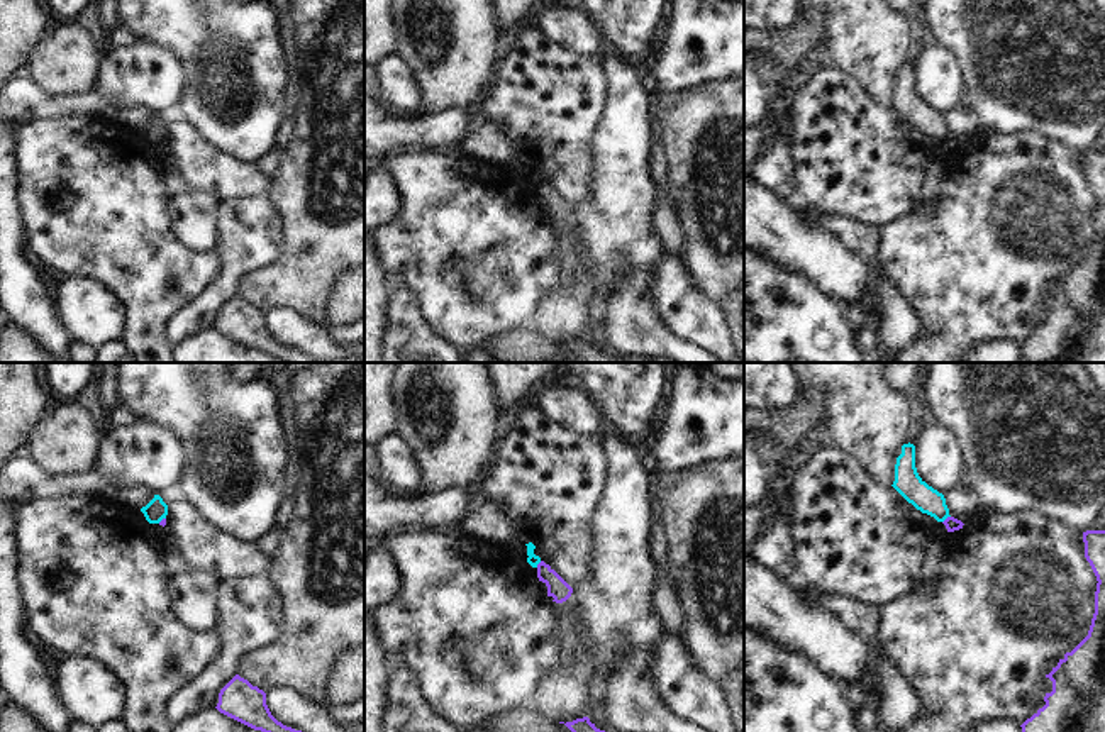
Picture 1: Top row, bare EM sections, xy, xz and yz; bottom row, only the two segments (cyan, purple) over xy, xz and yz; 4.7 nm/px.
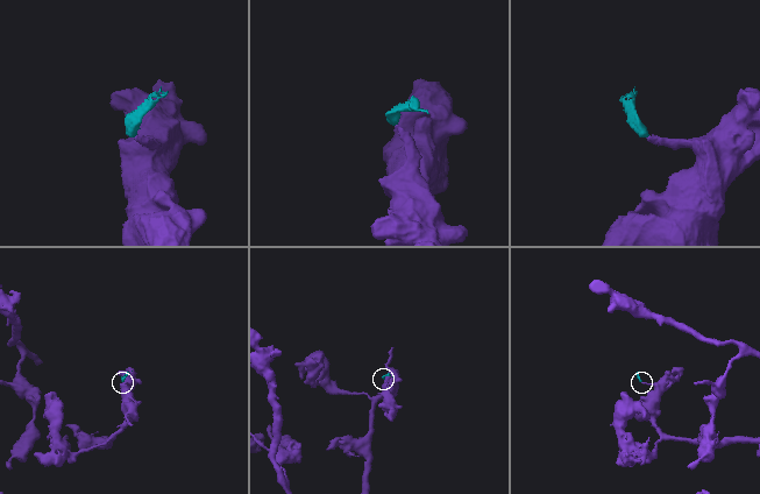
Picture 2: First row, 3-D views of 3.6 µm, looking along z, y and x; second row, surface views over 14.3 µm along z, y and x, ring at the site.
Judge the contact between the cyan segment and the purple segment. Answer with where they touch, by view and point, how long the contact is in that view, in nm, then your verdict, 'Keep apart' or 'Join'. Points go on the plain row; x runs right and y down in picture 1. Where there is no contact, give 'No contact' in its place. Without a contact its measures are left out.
Touches cyan at yz (946, 138). Shared border 50 nm. Keep apart.

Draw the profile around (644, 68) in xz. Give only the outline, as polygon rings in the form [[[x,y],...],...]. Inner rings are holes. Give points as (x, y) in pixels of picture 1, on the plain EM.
[[[661,22],[656,27],[656,34],[652,37],[652,44],[651,44],[649,51],[644,54],[642,61],[634,66],[636,75],[637,75],[637,81],[639,81],[641,88],[644,90],[644,93],[647,95],[646,105],[649,110],[651,141],[654,144],[659,142],[659,122],[652,112],[652,95],[658,92],[658,85],[656,85],[656,80],[652,76],[652,59],[654,59],[656,53],[659,51],[663,41],[664,41],[664,34],[666,34],[666,24]]]

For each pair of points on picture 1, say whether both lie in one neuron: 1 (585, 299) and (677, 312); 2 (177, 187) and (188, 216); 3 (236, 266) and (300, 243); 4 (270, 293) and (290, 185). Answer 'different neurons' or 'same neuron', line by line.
1: different neurons
2: different neurons
3: different neurons
4: same neuron

